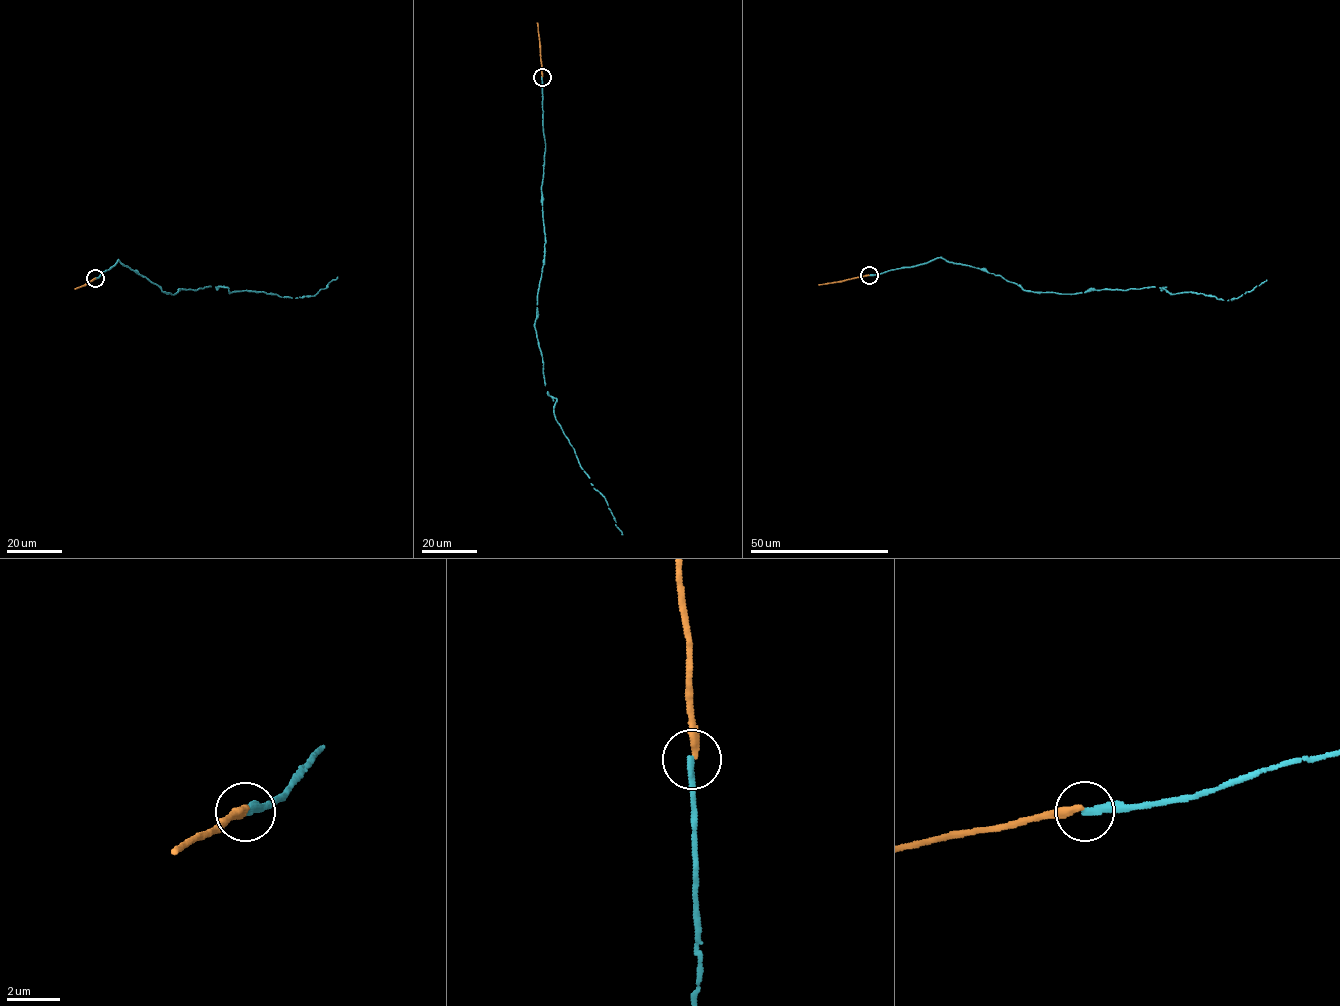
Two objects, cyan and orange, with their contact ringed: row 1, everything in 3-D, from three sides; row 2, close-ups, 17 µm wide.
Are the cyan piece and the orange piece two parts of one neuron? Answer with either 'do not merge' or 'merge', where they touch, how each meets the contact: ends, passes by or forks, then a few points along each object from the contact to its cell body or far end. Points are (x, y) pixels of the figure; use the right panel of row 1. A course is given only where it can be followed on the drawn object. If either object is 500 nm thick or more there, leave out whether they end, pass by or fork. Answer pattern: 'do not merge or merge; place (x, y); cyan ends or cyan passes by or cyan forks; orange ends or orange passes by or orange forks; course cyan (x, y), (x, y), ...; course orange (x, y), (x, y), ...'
do not merge; place (869, 275); cyan ends; orange ends; course cyan (869, 275), (943, 257), (986, 269), (1034, 292), (1153, 287), (1223, 300), (1266, 280); course orange (869, 275), (818, 285)

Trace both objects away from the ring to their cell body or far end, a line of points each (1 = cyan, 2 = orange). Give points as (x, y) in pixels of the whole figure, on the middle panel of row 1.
1: (541, 76), (545, 248), (534, 324), (544, 383), (556, 401), (556, 421), (622, 535)
2: (542, 76), (537, 22)

